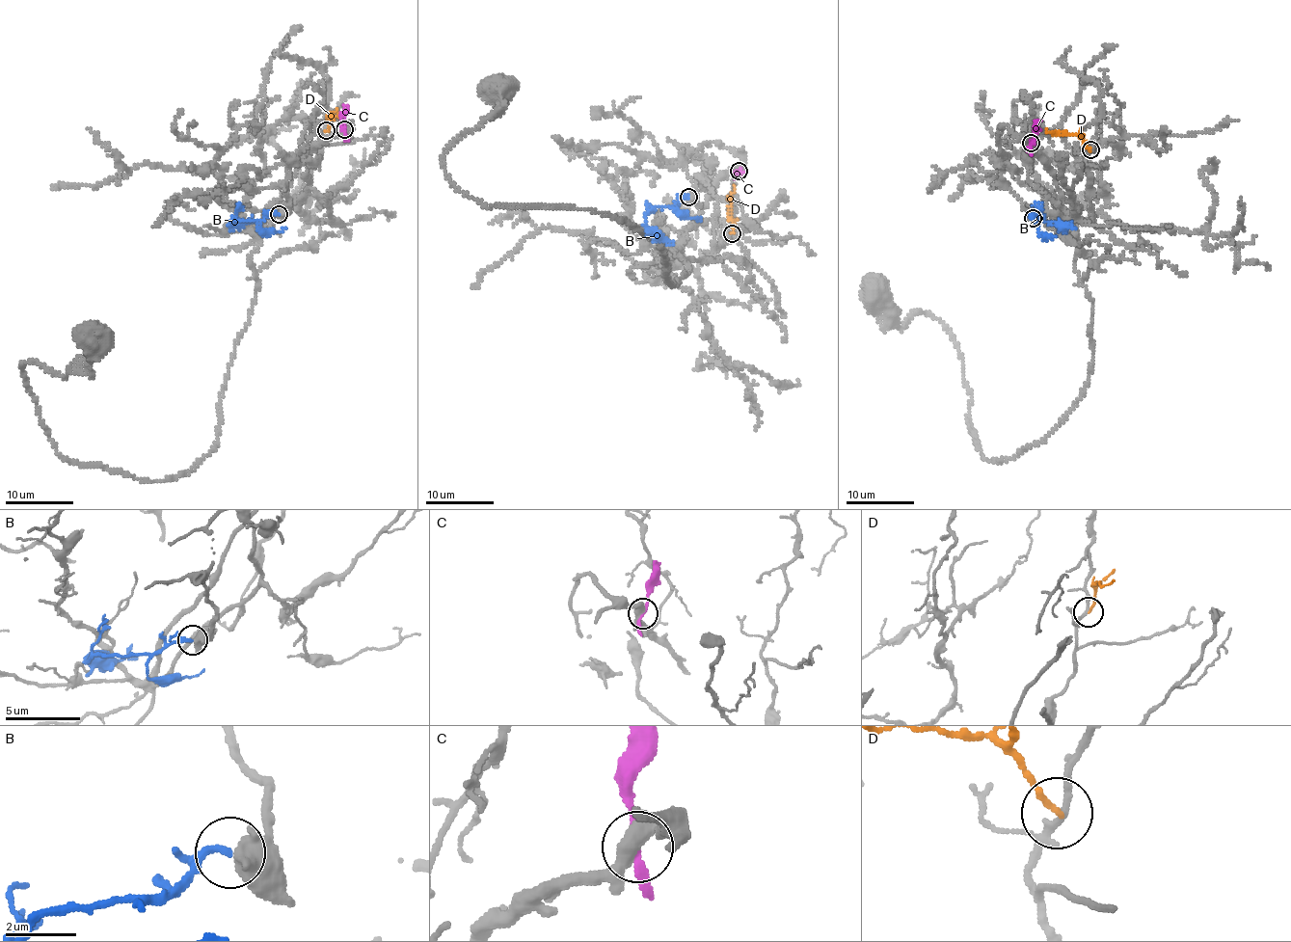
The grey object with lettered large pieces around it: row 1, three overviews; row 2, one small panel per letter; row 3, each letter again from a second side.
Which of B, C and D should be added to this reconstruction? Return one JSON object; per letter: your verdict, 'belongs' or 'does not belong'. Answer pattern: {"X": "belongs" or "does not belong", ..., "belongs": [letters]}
{"B": "belongs", "C": "does not belong", "D": "does not belong", "belongs": ["B"]}

